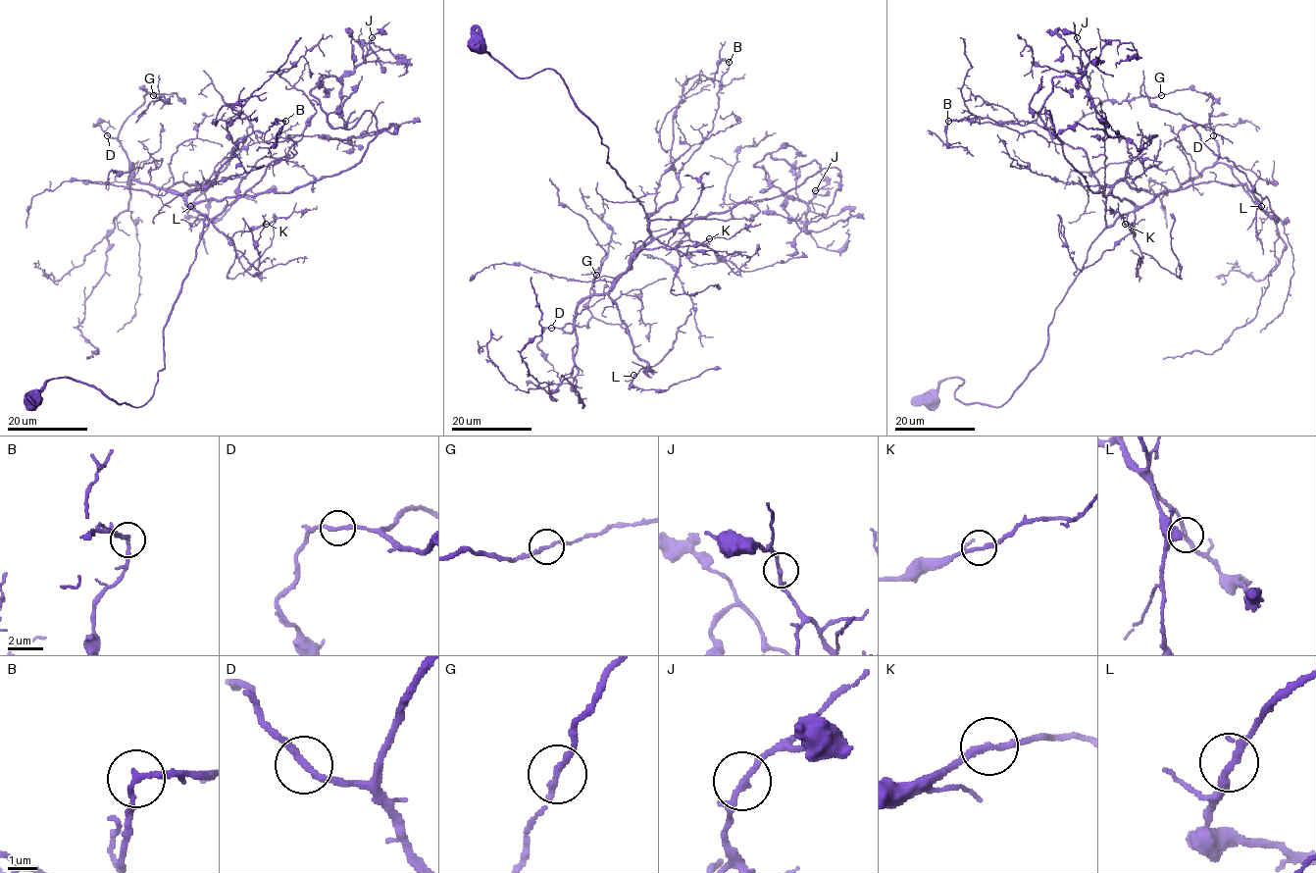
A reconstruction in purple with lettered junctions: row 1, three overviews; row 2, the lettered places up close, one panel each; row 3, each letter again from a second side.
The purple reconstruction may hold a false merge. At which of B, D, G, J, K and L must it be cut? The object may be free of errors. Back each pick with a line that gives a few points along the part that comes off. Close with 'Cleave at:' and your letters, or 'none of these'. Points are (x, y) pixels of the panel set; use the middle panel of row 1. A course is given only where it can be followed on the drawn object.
Cleave at: none of these

